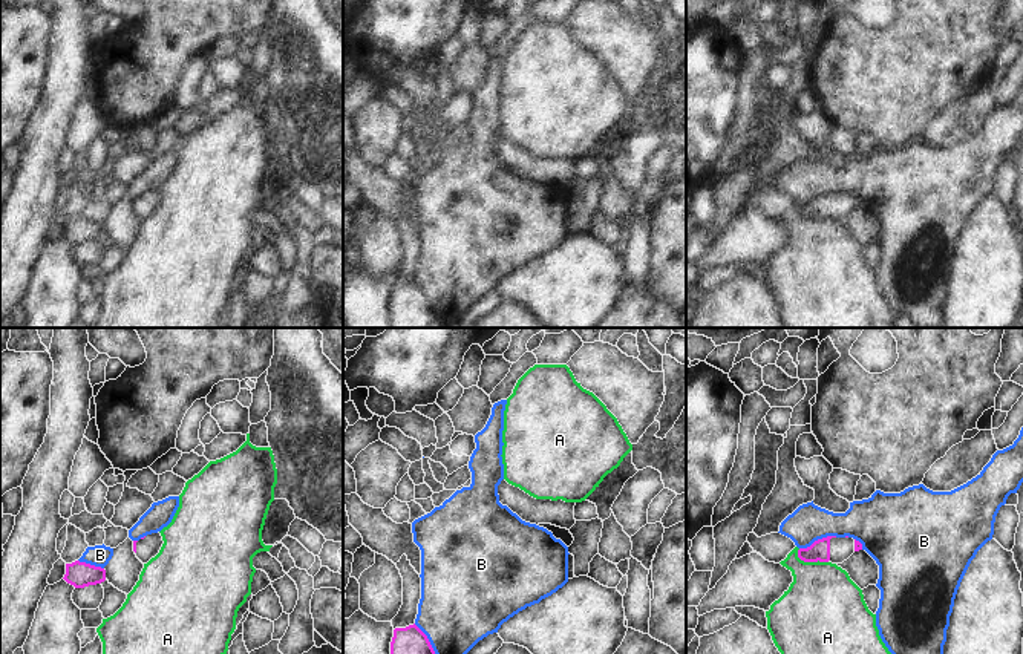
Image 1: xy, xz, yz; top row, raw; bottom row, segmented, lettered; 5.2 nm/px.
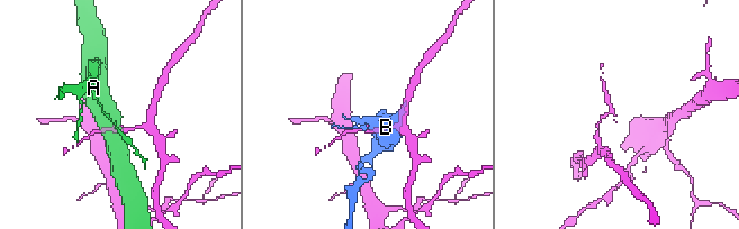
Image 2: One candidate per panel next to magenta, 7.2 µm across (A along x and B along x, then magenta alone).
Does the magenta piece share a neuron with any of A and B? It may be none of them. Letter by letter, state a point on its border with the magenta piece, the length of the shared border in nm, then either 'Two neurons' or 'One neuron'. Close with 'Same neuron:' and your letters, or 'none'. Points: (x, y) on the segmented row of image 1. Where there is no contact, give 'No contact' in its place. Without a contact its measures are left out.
A: Touches magenta at yz (810, 561). Shared border 180 nm. Two neurons
B: Touches magenta at yz (818, 539). Shared border 220 nm. Two neurons
Same neuron: none.

